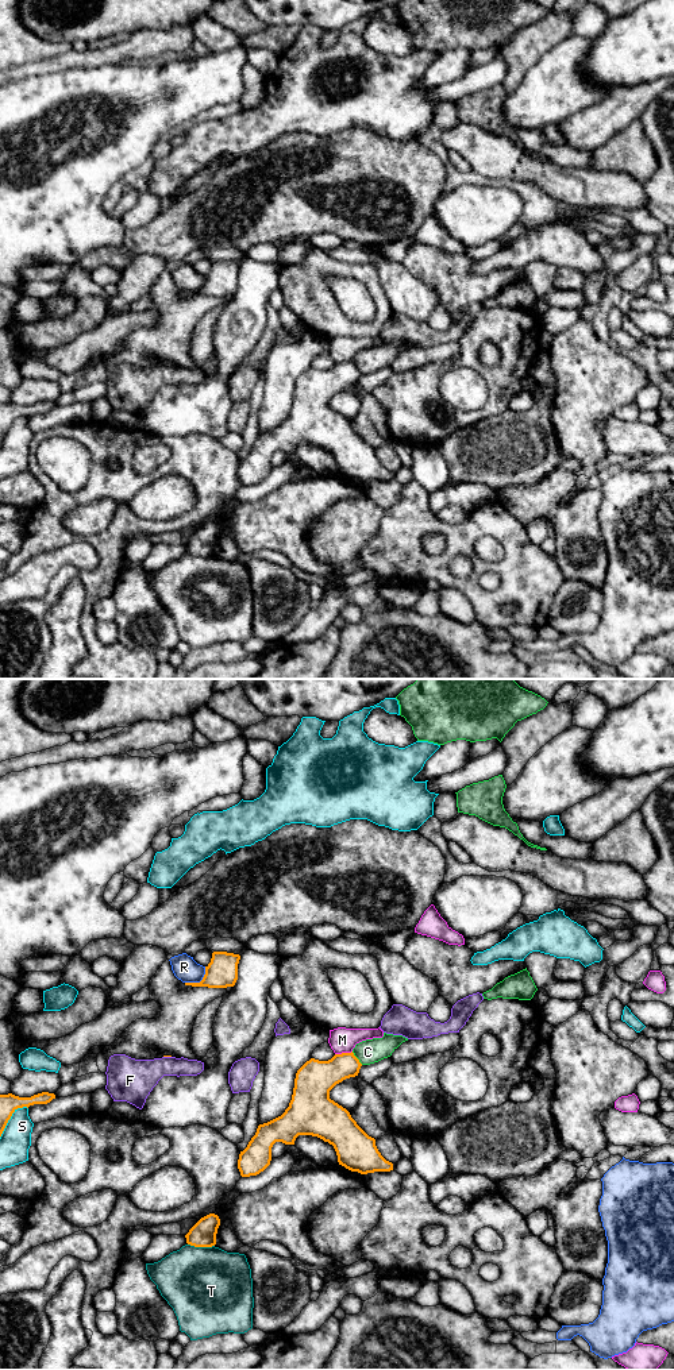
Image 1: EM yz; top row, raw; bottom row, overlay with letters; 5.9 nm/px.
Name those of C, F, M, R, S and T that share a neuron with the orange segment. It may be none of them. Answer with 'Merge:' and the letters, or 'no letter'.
Merge: no letter

